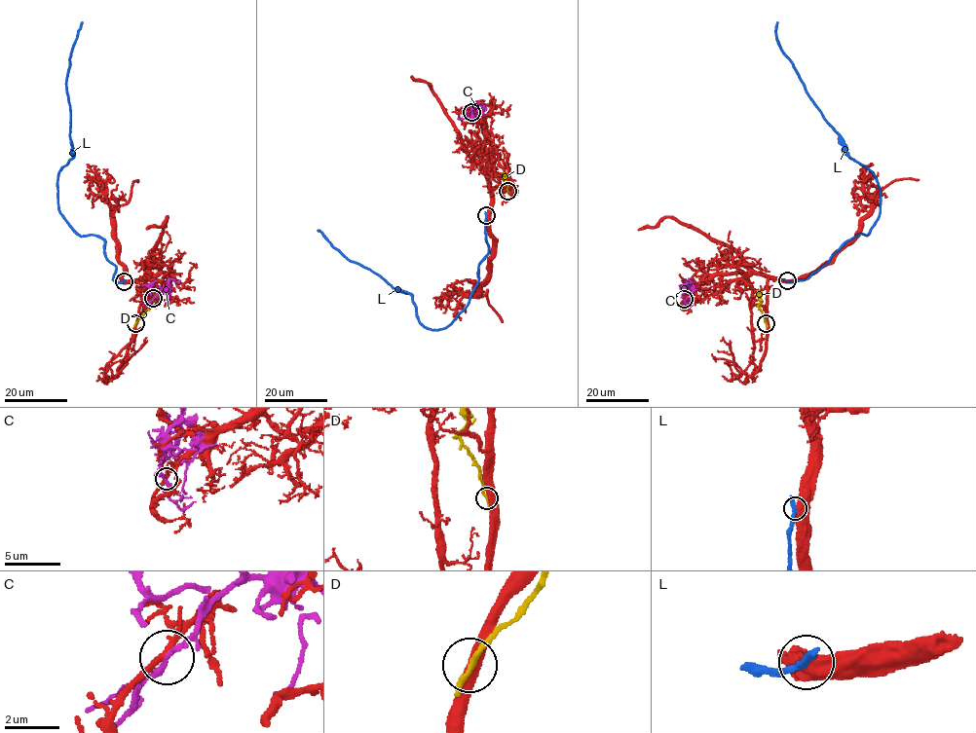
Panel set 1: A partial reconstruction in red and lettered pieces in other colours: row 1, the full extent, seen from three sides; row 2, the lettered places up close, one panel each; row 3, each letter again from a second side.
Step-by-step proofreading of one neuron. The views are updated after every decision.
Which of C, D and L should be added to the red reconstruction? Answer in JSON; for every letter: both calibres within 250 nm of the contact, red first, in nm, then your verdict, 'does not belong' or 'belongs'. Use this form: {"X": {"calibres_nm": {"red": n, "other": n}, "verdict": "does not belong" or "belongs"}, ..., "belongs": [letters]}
{"C": {"calibres_nm": {"red": 180, "other": 220}, "verdict": "does not belong"}, "D": {"calibres_nm": {"red": 480, "other": 260}, "verdict": "does not belong"}, "L": {"calibres_nm": {"red": 440, "other": 300}, "verdict": "does not belong"}, "belongs": []}

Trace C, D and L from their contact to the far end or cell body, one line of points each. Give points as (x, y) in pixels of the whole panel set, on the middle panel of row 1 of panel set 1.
C: (471, 112), (475, 105), (479, 113), (476, 115), (465, 115), (465, 110)
D: (506, 190), (504, 178), (505, 174), (507, 175)
L: (486, 215), (478, 283), (438, 329), (422, 326), (411, 295), (347, 259), (319, 231)

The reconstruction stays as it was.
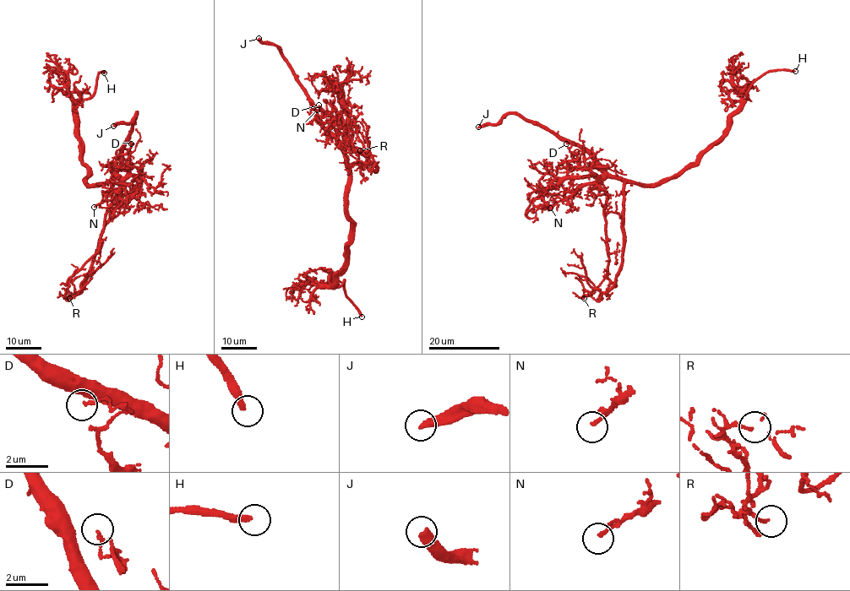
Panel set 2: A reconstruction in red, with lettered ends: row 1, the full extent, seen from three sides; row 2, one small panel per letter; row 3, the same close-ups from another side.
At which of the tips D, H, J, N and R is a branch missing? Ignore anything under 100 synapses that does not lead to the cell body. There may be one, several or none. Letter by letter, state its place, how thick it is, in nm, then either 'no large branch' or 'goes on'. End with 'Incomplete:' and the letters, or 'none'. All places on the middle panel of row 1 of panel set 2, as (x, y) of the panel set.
D: at (318, 105); 140 nm thick; no large branch
H: at (362, 317); 320 nm thick; goes on
J: at (258, 38); 440 nm thick; goes on
N: at (317, 110); 150 nm thick; no large branch
R: at (360, 150); 130 nm thick; no large branch
Incomplete: H, J

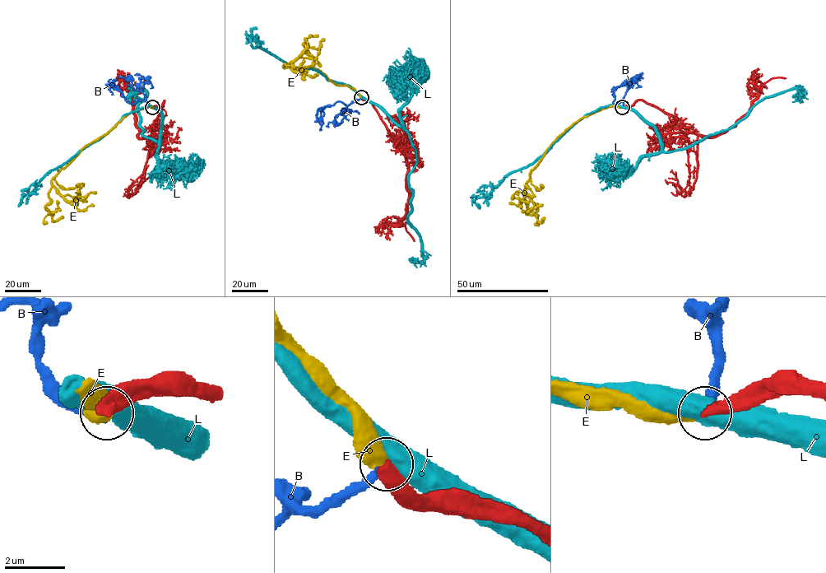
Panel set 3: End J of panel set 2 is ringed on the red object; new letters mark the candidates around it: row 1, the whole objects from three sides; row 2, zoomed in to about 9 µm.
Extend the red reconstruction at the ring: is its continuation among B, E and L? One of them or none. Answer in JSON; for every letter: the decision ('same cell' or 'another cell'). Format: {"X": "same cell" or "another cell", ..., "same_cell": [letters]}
{"B": "another cell", "E": "same cell", "L": "another cell", "same_cell": ["E"]}

